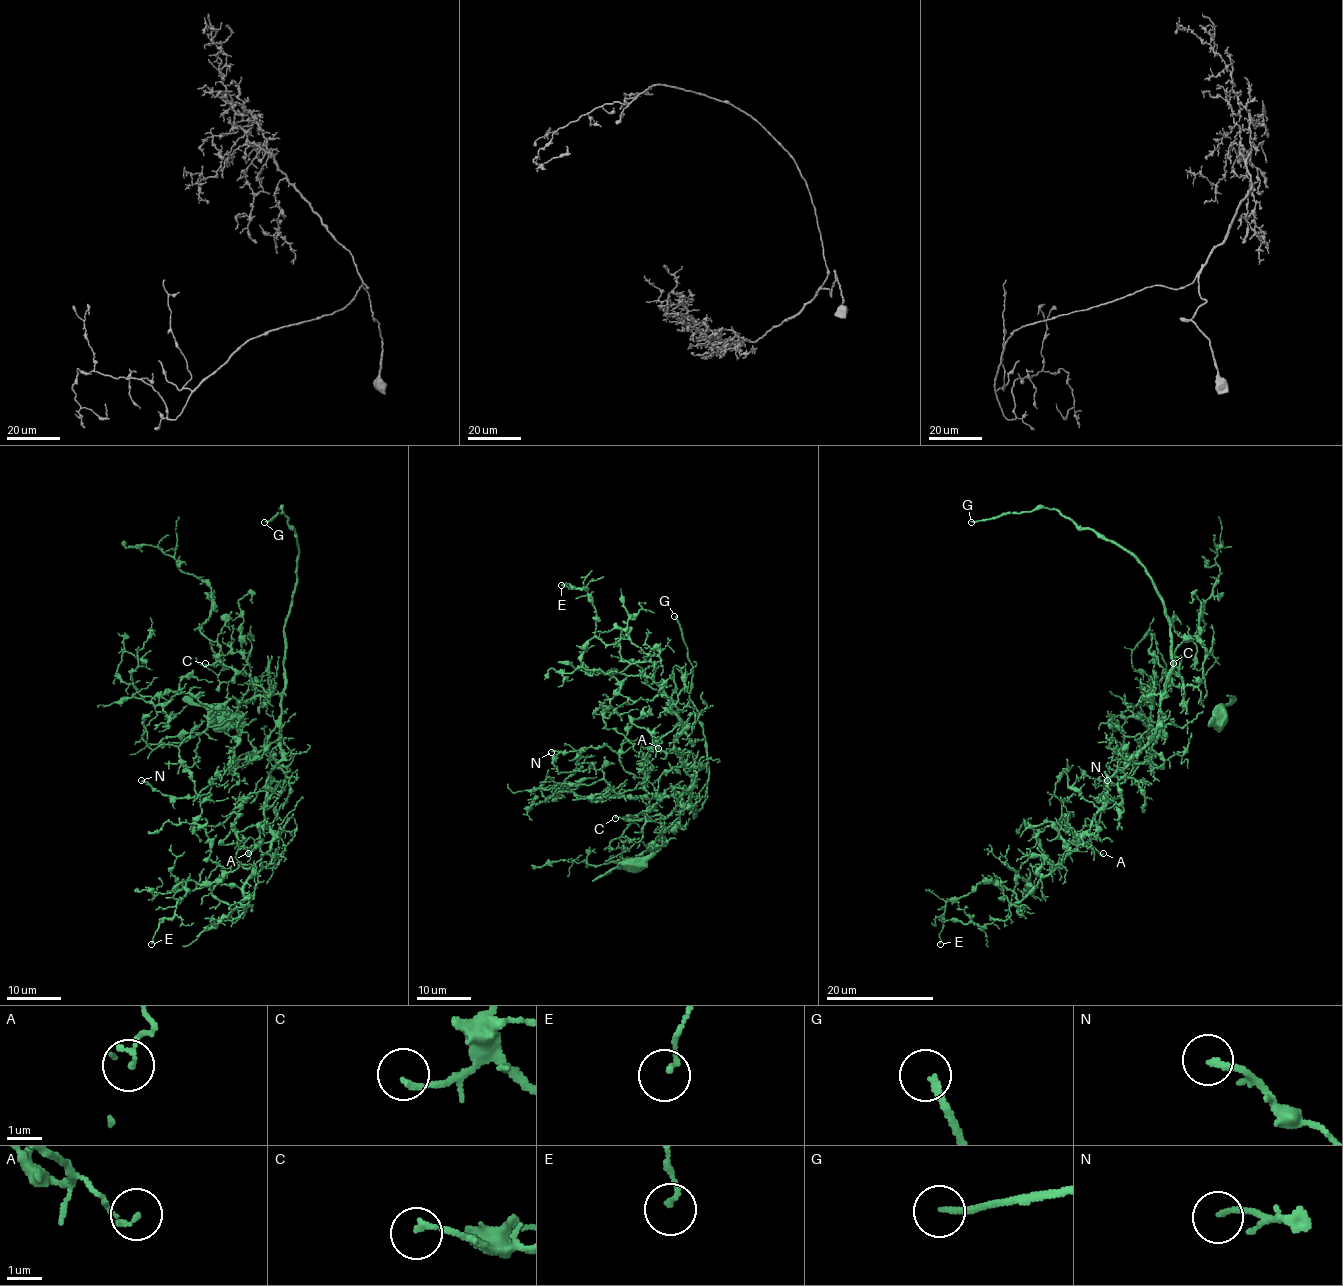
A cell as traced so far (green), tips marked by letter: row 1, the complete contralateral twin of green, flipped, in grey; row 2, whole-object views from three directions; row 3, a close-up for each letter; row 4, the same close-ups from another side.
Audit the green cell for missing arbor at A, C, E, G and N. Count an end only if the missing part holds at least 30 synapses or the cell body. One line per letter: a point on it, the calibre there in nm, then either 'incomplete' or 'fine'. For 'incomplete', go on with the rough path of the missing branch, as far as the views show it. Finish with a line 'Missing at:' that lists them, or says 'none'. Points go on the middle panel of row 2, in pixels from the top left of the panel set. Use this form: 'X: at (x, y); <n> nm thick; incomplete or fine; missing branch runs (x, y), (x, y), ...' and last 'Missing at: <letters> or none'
A: at (658, 748); 130 nm thick; fine
C: at (615, 818); 150 nm thick; incomplete; missing branch runs (615, 818), (581, 830), (591, 818), (599, 816)
E: at (561, 585); 120 nm thick; fine
G: at (674, 616); 180 nm thick; incomplete
N: at (551, 752); 170 nm thick; fine
Missing at: C, G

